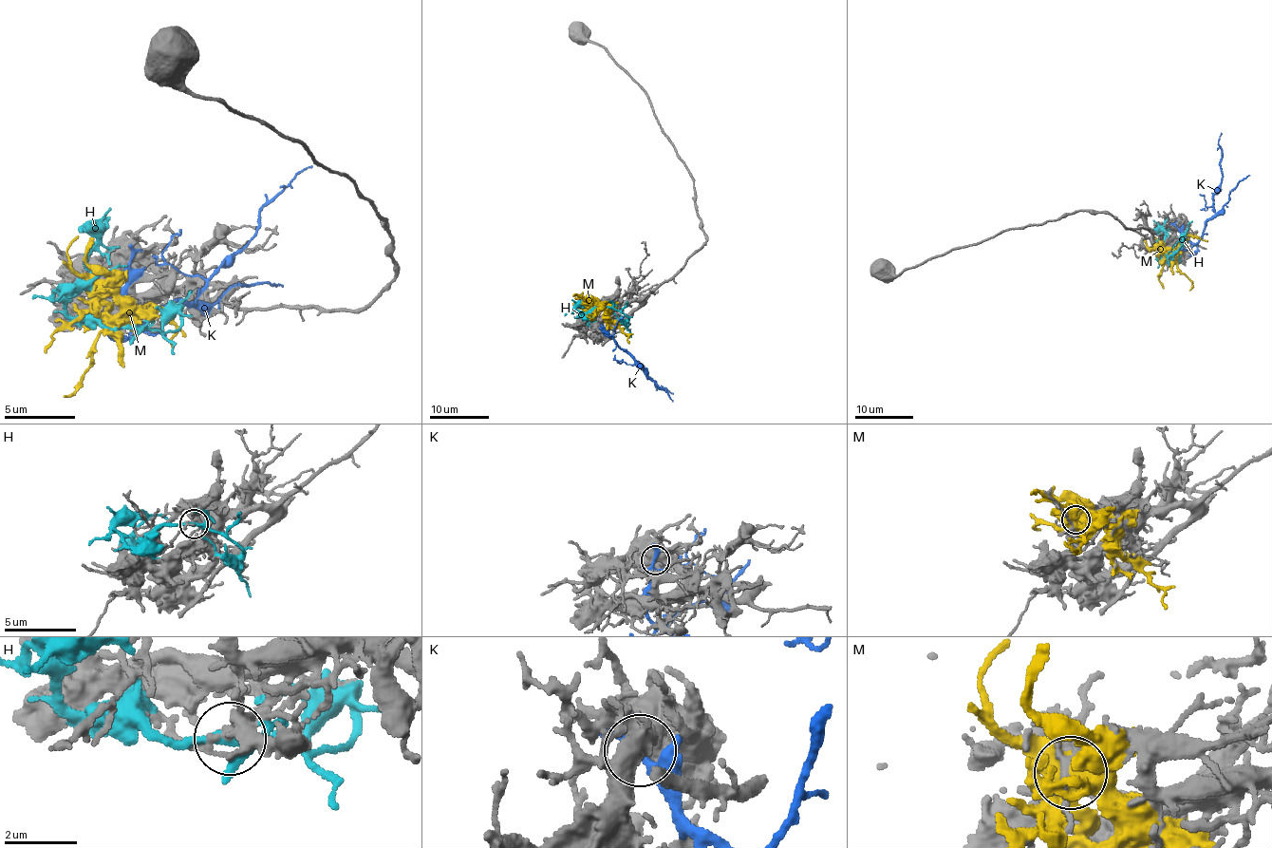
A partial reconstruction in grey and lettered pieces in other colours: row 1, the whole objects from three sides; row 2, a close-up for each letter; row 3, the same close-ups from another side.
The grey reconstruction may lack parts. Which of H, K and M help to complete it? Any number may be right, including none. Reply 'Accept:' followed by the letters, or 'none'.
Accept: none

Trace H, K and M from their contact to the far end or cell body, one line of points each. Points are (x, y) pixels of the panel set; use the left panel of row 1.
H: (133, 327), (102, 329), (70, 316), (61, 294), (84, 288), (96, 276), (88, 266), (89, 243), (108, 206)
K: (131, 261), (124, 311), (130, 322), (194, 299), (219, 264), (248, 243), (259, 209), (312, 166)
M: (102, 288), (139, 313), (168, 314), (177, 329), (172, 348)

